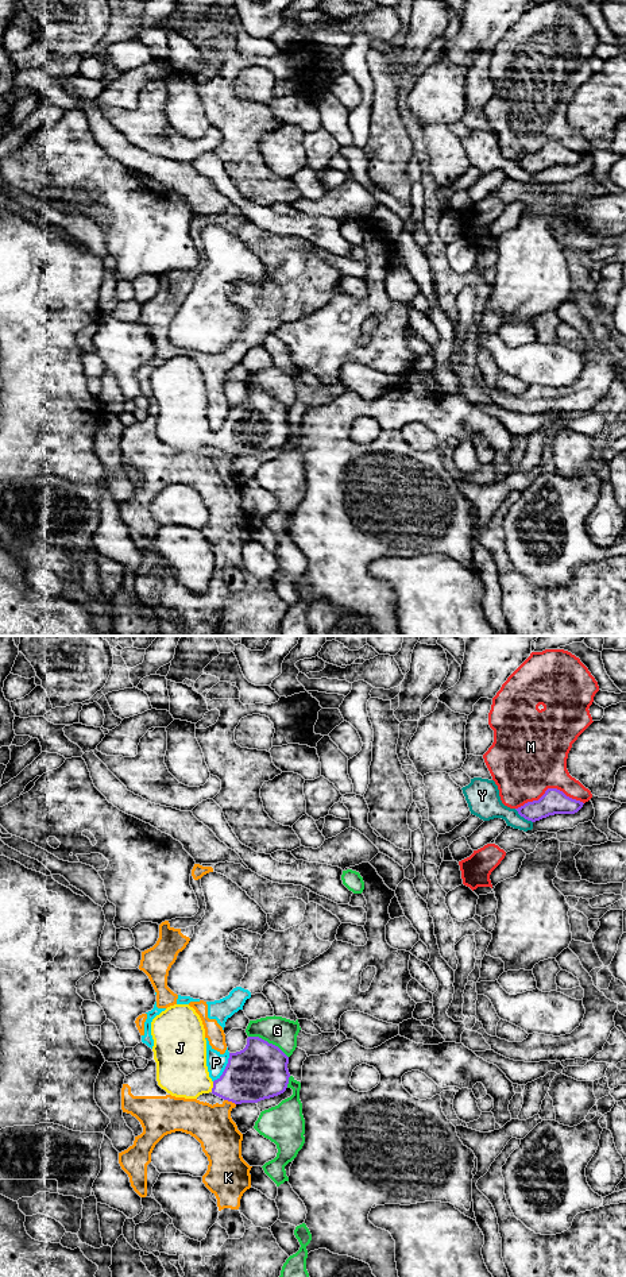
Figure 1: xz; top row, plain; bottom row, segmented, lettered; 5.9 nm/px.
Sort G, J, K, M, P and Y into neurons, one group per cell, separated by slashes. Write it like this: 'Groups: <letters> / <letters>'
Groups: G / J / K P / M / Y

